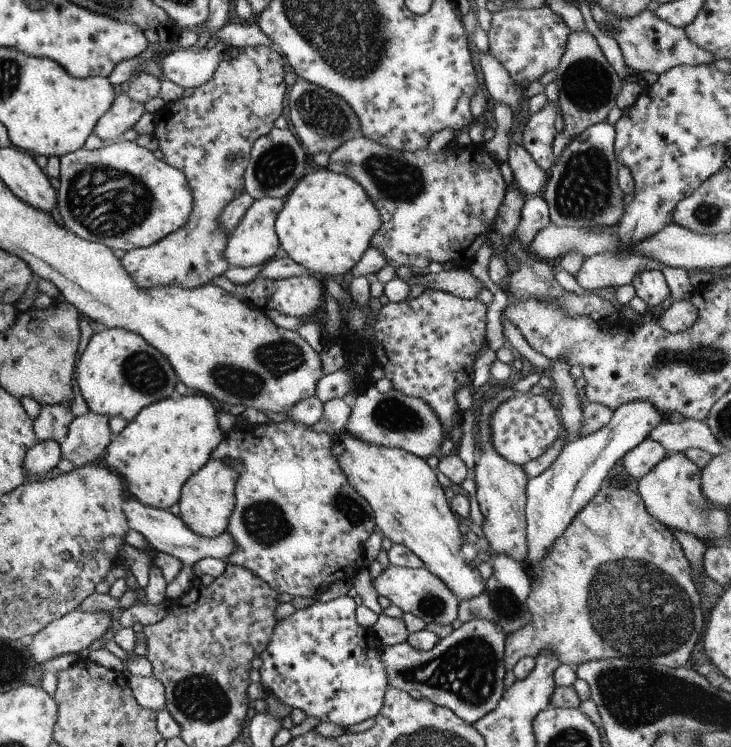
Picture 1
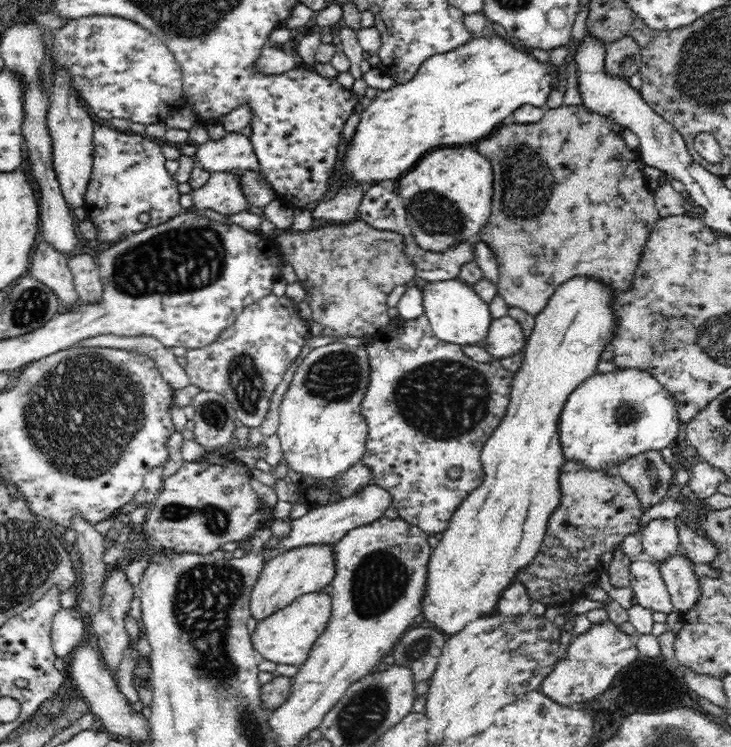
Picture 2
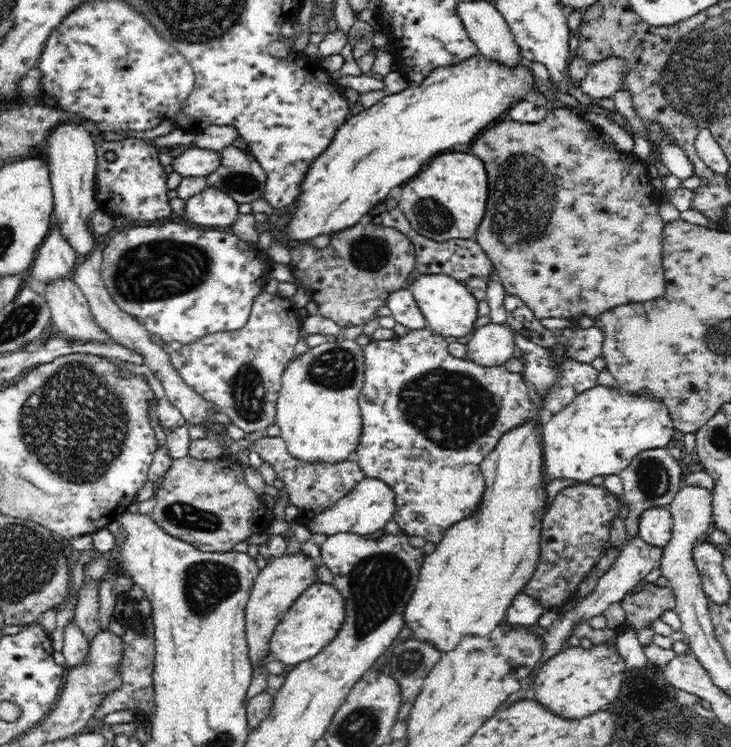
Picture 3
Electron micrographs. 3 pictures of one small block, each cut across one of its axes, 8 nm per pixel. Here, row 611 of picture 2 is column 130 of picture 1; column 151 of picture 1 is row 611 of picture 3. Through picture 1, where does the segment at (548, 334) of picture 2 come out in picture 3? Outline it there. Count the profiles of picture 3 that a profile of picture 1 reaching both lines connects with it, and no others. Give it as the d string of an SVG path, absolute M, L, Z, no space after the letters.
M529 423L523 425L514 431L508 432L501 440L498 446L495 446L494 450L484 458L484 462L480 464L482 474L485 478L485 494L482 500L480 509L476 511L474 516L466 518L466 520L460 520L458 524L454 524L452 528L448 528L445 532L444 538L436 545L435 550L425 555L425 559L422 568L419 572L419 579L408 604L406 604L403 614L404 624L410 629L411 638L422 643L422 645L428 645L428 647L435 648L441 654L446 652L452 652L456 650L456 647L460 645L460 642L470 637L485 638L489 636L490 632L496 627L506 623L506 612L510 603L515 596L522 592L525 588L525 584L532 578L535 566L540 554L540 535L541 535L541 518L544 516L544 502L546 501L546 488L543 488L542 480L542 467L543 458L541 458L541 445L542 445L542 432L541 429L536 429L536 425Z

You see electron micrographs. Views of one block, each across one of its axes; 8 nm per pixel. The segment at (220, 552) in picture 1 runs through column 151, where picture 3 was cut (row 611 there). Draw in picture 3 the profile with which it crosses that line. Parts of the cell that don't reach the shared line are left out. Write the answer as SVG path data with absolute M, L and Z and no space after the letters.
M525 592L518 593L510 603L506 612L506 624L509 626L524 626L538 628L540 618L548 609L538 599L527 595Z

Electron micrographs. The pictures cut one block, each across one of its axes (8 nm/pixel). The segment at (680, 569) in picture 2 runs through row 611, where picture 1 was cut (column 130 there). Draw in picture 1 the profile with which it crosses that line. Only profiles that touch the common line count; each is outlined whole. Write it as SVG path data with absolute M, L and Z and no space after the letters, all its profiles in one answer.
M135 675L124 676L133 692L135 702L141 708L158 711L165 708L163 685L153 675L141 678Z

